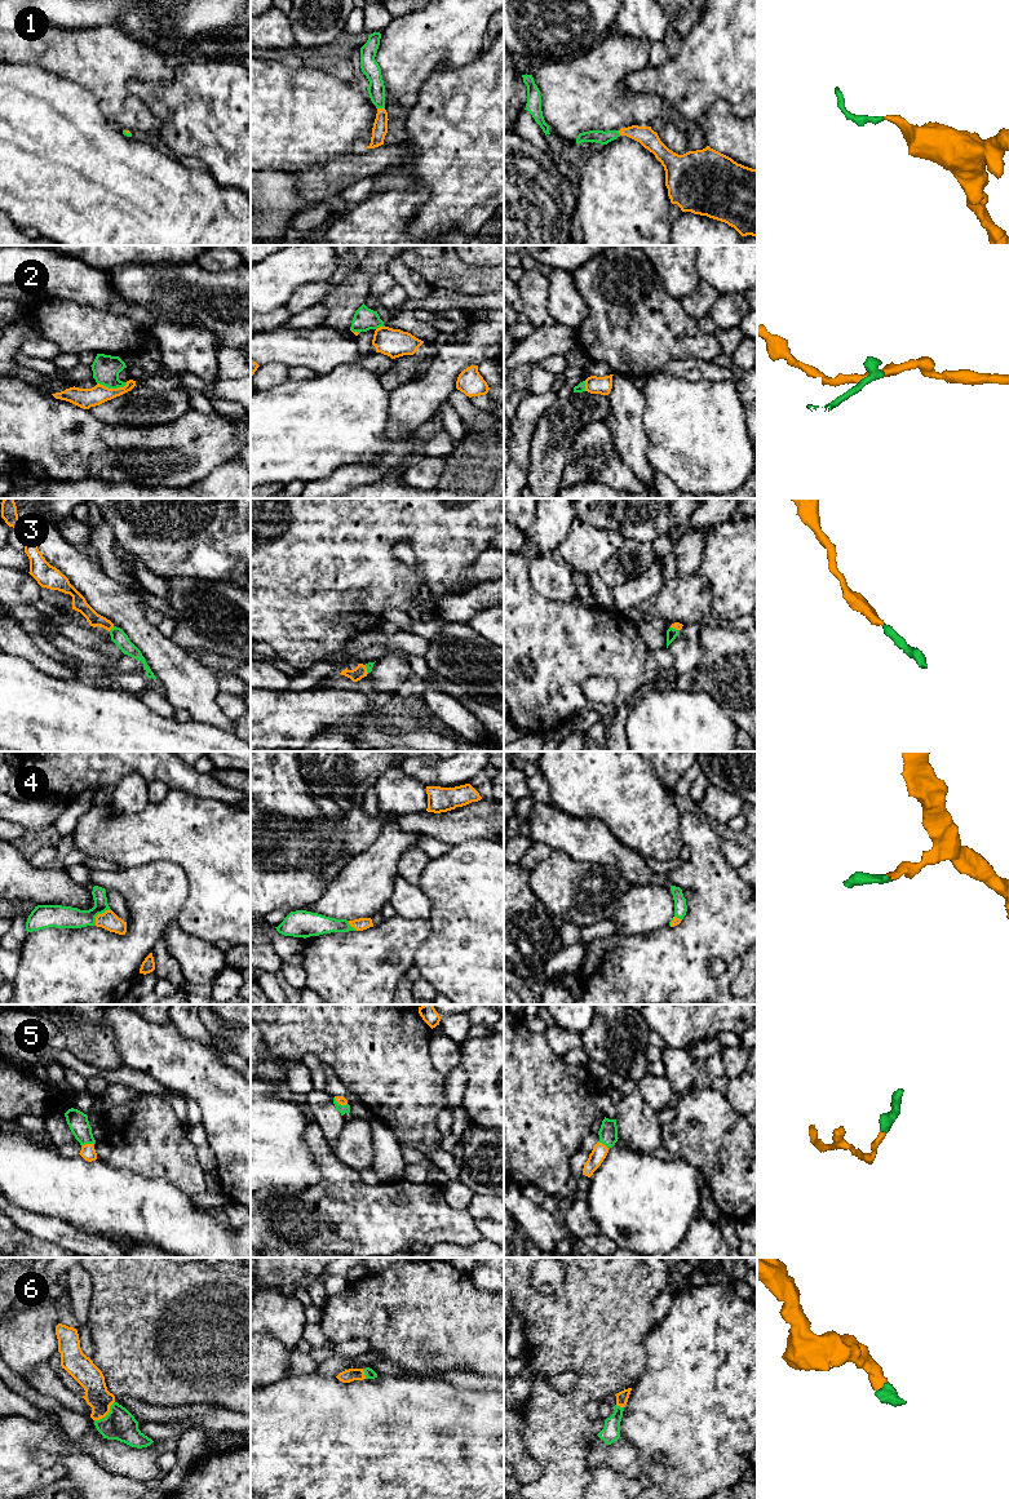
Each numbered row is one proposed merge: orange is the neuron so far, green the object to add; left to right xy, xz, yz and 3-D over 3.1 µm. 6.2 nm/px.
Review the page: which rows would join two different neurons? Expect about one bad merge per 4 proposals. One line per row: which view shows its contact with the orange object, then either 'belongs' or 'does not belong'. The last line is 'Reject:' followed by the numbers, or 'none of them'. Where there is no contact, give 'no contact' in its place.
1: meets orange in xz; belongs
2: meets orange in xy; does not belong
3: meets orange in xy; belongs
4: meets orange in xy; belongs
5: meets orange in xy; belongs
6: meets orange in xy; belongs
Reject: 2

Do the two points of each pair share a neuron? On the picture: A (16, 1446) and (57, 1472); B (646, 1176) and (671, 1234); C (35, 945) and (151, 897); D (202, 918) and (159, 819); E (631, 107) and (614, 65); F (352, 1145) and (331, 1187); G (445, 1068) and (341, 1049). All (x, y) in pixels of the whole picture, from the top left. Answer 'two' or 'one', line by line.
A: one
B: one
C: one
D: one
E: one
F: two
G: two

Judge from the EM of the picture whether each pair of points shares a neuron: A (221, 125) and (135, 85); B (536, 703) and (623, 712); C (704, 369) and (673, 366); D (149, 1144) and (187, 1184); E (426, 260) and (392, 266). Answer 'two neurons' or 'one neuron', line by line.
A: one neuron
B: two neurons
C: one neuron
D: one neuron
E: two neurons

